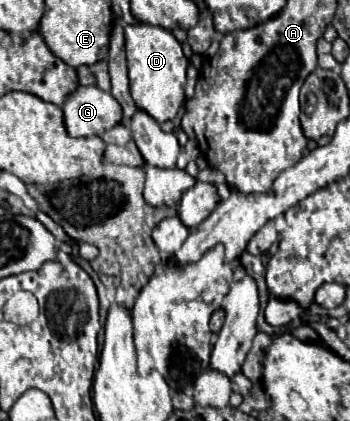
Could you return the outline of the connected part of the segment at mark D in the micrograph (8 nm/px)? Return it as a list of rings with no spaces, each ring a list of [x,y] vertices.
[[[126,25],[126,57],[128,57],[128,77],[130,95],[138,111],[144,111],[156,123],[174,121],[184,103],[184,85],[188,59],[182,53],[178,39],[162,27],[154,25]]]

